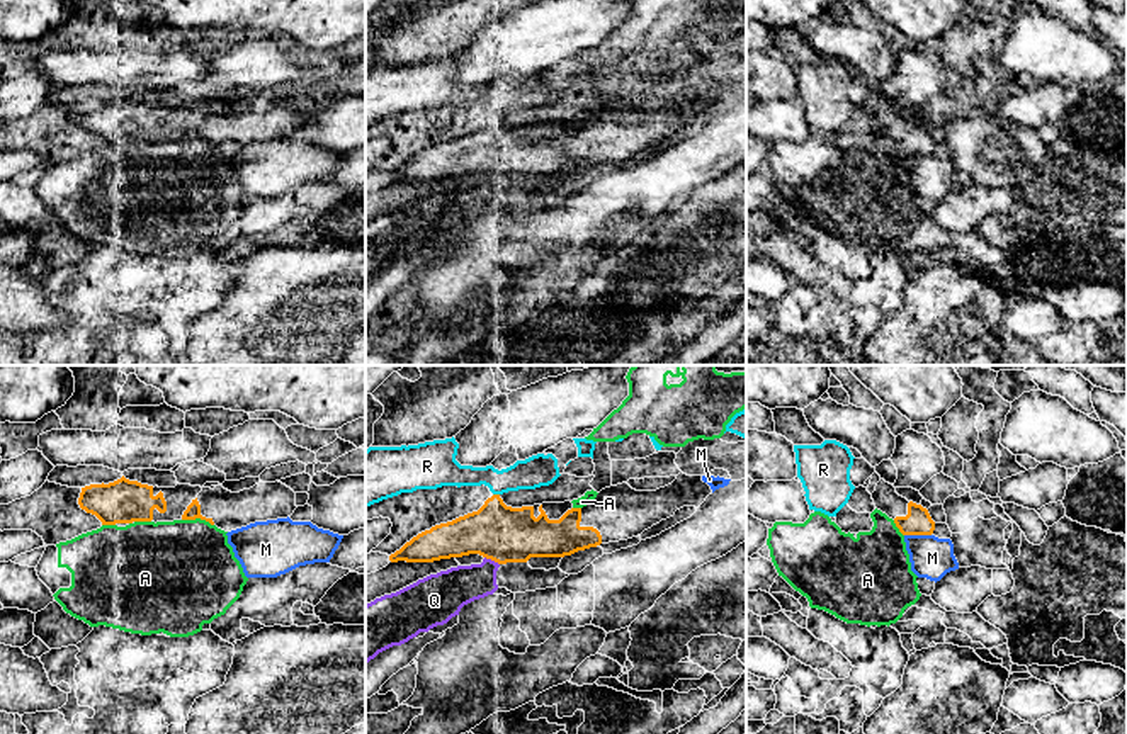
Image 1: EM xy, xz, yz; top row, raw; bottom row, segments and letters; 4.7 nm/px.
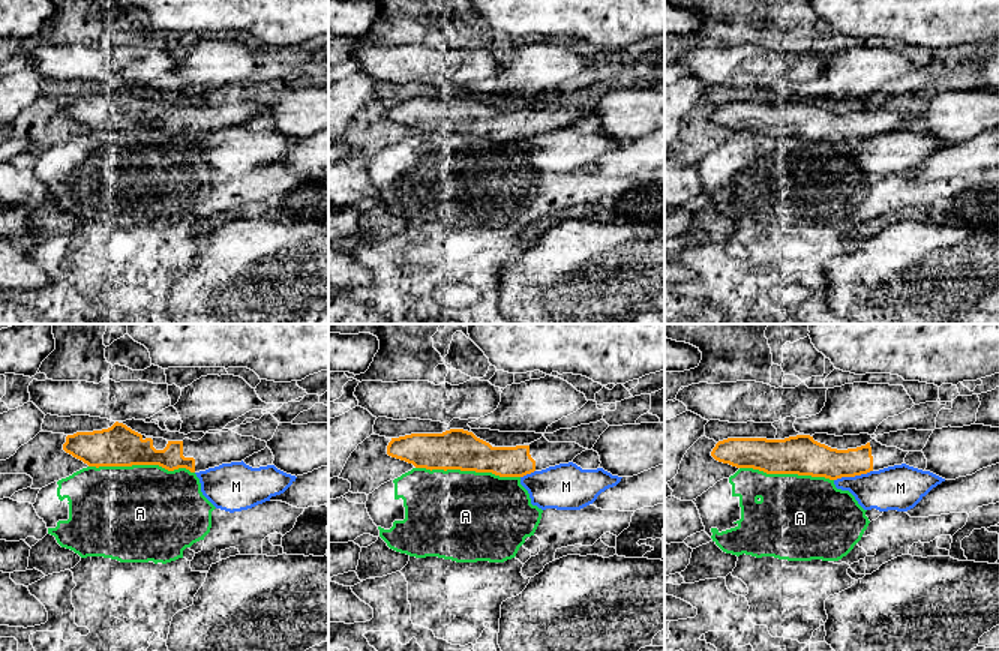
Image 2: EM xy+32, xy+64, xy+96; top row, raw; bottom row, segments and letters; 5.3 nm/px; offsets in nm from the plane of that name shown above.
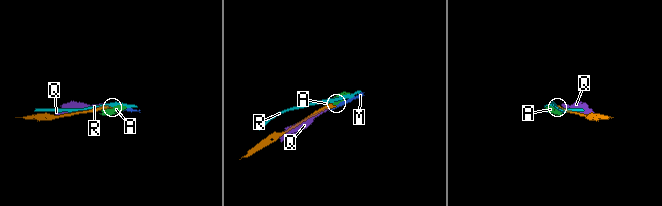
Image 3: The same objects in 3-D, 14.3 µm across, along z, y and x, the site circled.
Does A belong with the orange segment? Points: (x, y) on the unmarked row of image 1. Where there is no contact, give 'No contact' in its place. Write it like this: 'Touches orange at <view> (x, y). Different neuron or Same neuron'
Touches orange at xy (198, 136). Different neuron

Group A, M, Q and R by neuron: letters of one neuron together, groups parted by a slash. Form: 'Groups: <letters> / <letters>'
Groups: A / M / Q / R

